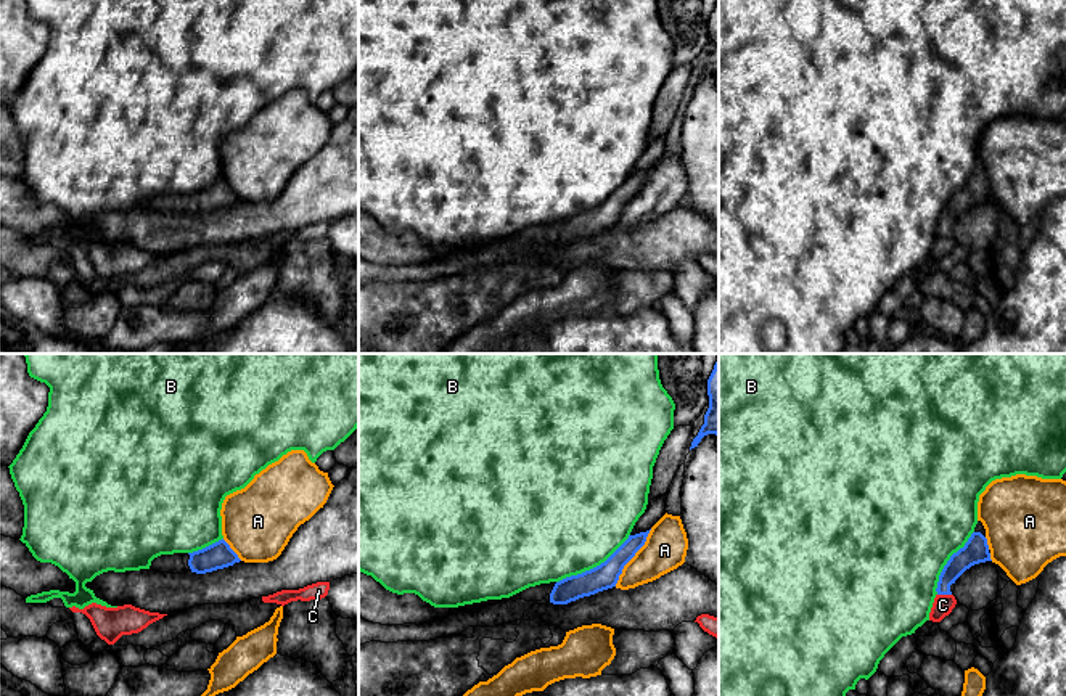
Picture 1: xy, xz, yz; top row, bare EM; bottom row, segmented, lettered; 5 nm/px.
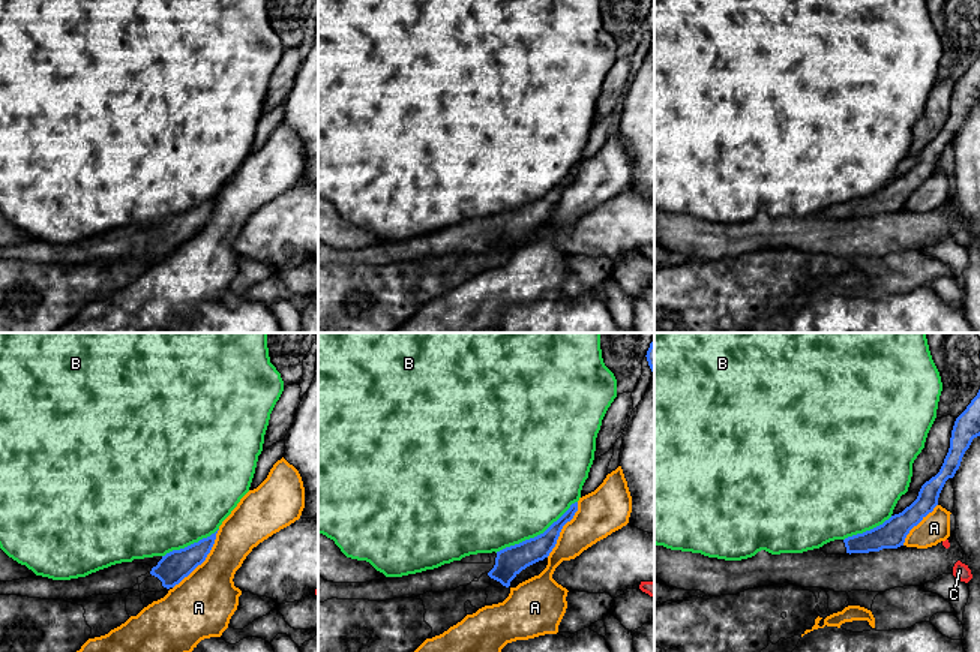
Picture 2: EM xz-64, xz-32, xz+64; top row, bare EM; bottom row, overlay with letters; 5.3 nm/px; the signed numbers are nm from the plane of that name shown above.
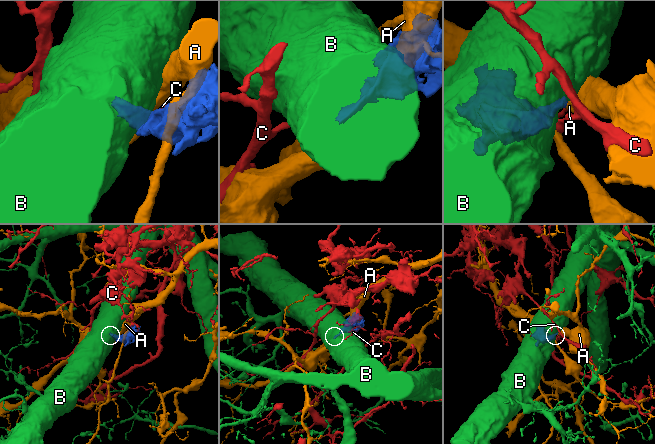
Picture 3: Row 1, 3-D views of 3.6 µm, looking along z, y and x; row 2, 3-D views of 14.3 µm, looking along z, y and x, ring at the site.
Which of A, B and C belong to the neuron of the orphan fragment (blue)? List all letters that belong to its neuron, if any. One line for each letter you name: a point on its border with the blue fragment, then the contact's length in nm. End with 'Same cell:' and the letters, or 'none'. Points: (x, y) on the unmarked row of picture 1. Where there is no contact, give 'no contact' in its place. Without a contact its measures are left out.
Same cell: none

